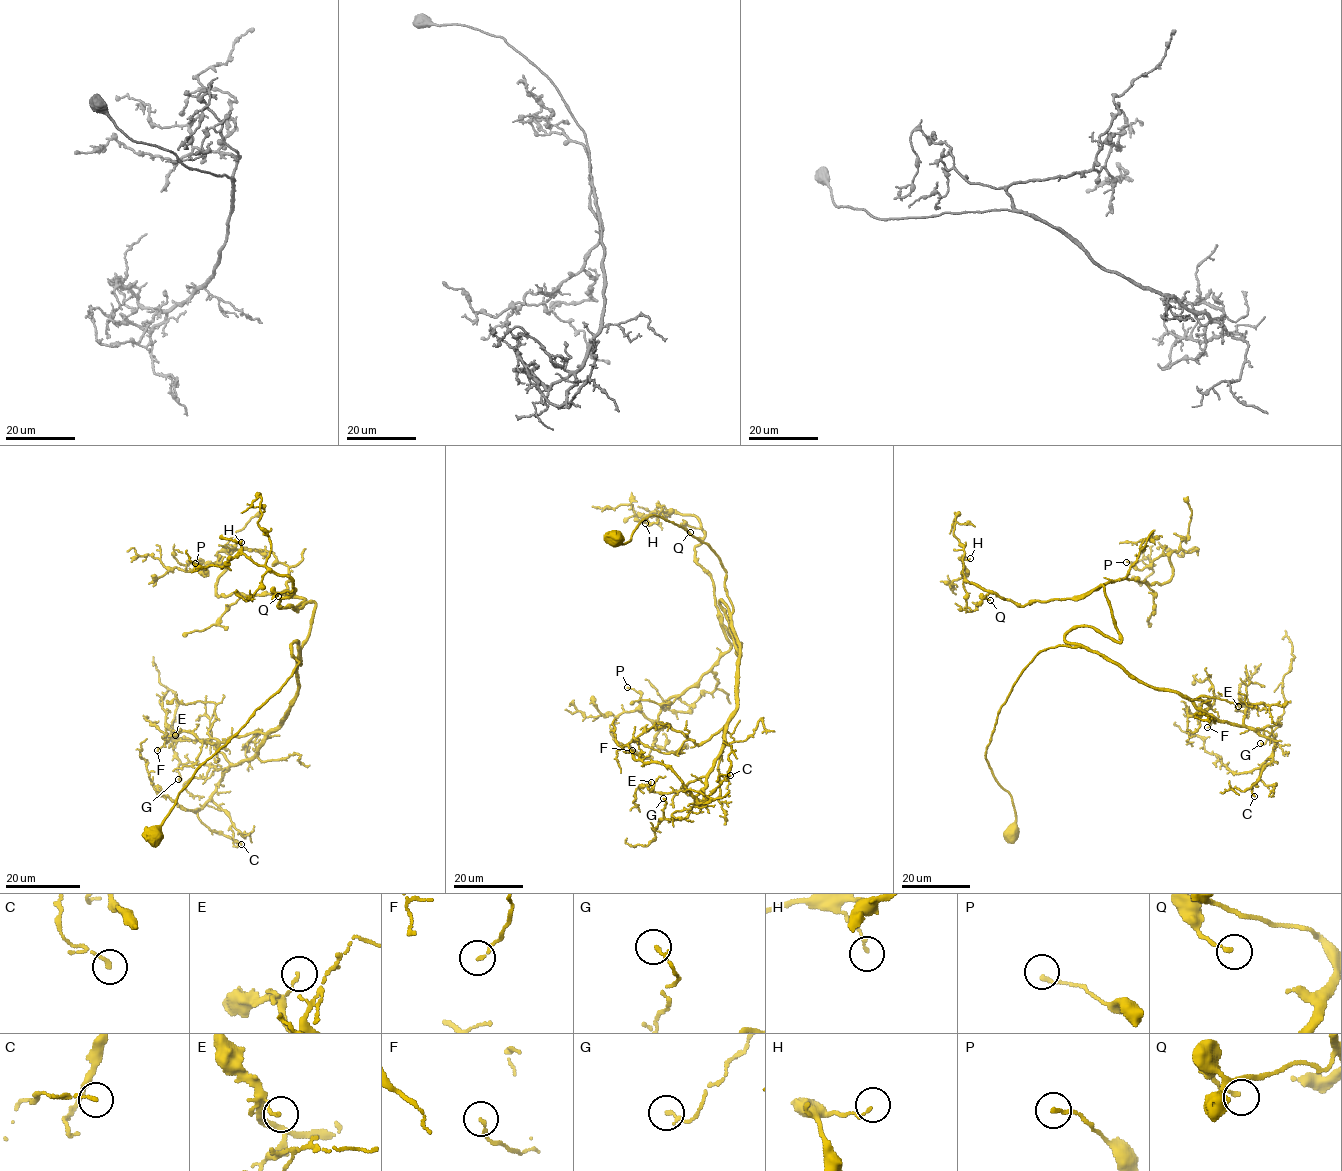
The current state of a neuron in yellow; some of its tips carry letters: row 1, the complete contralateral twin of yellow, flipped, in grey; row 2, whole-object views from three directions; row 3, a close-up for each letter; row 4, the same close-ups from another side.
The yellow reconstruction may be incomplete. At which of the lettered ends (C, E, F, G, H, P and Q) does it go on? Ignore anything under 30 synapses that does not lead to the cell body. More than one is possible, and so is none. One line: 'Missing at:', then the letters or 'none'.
Missing at: none

